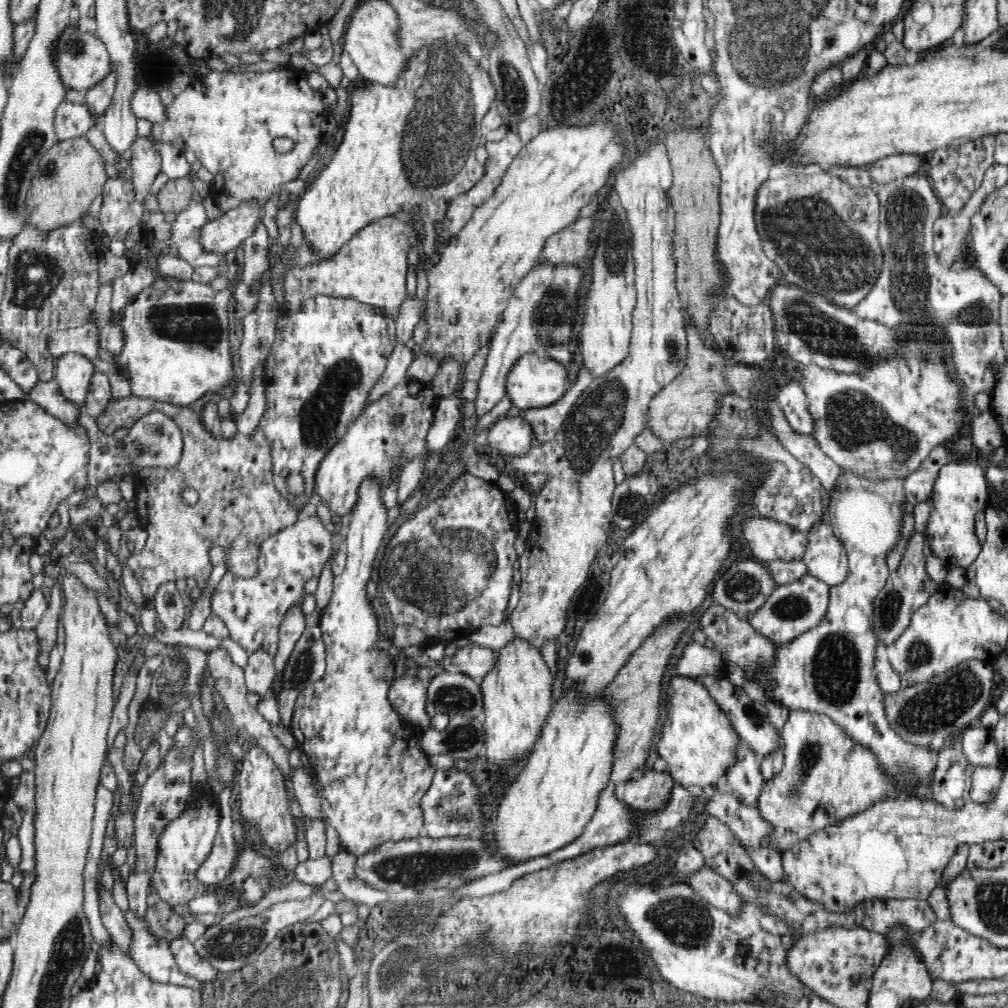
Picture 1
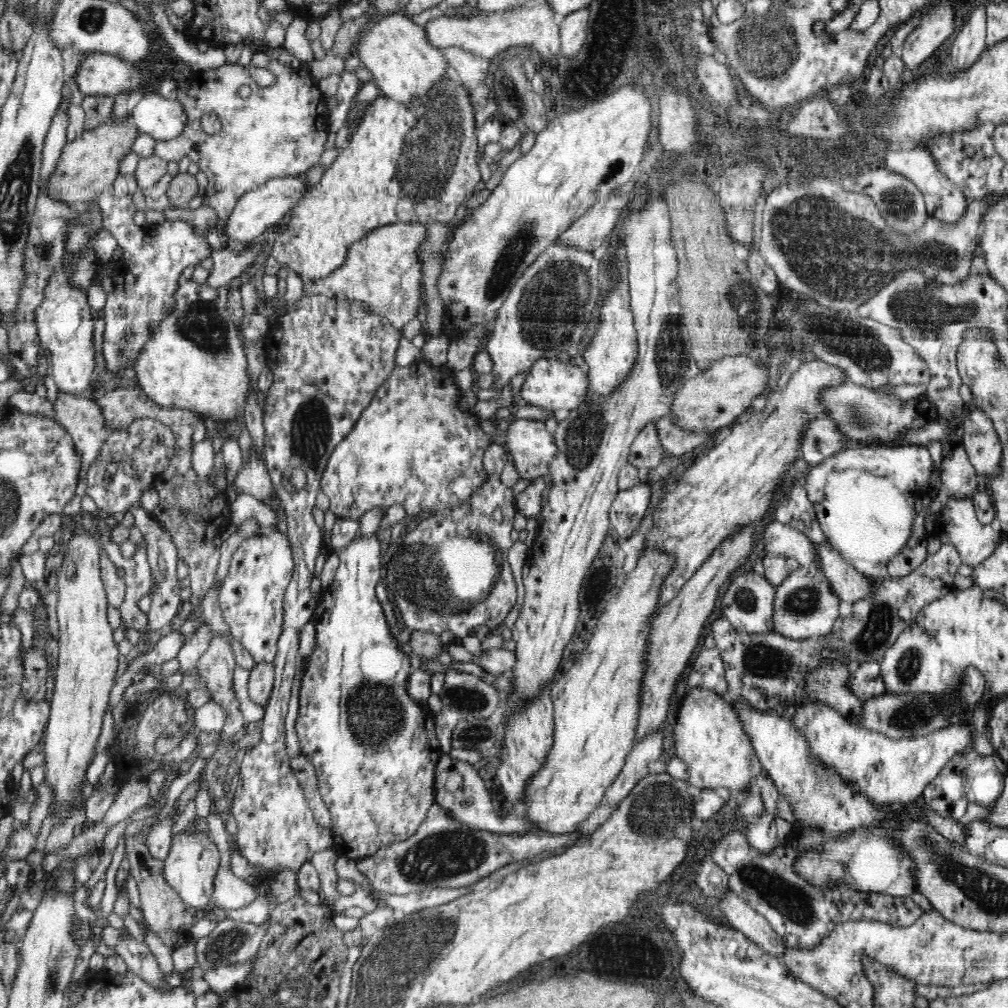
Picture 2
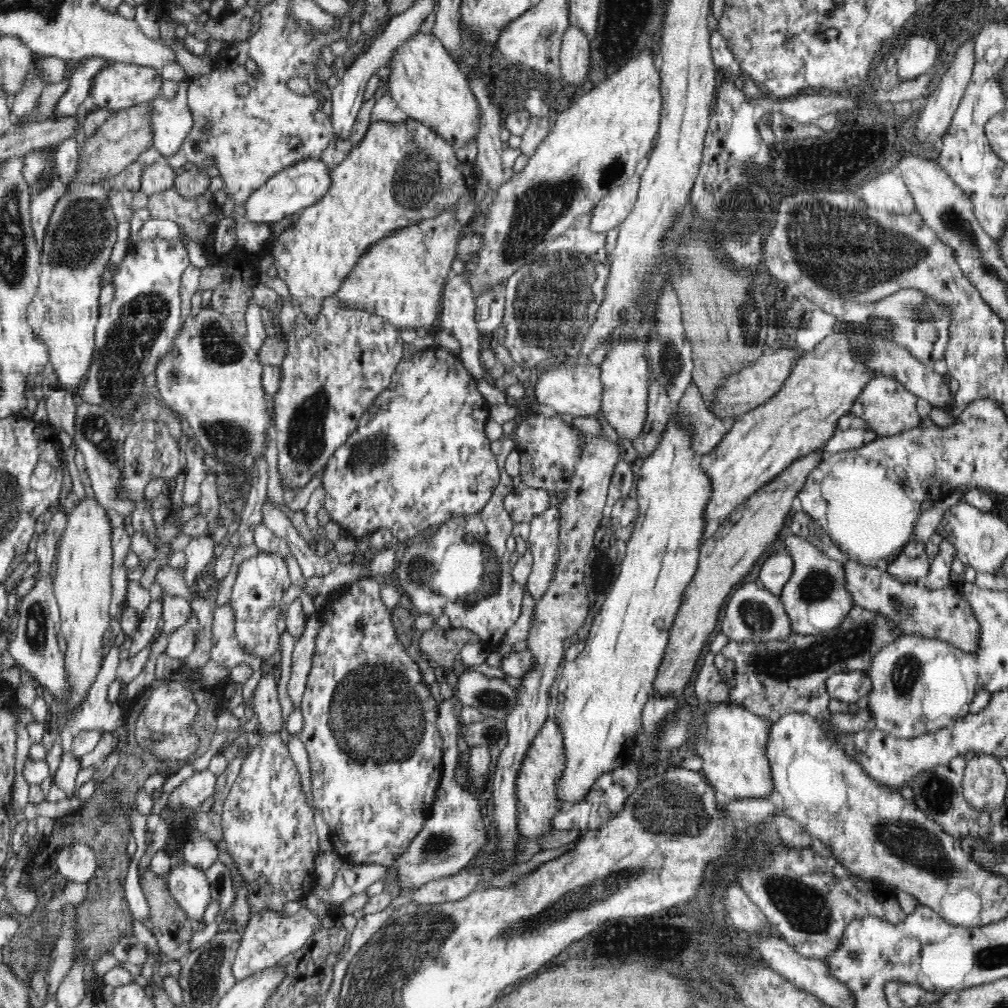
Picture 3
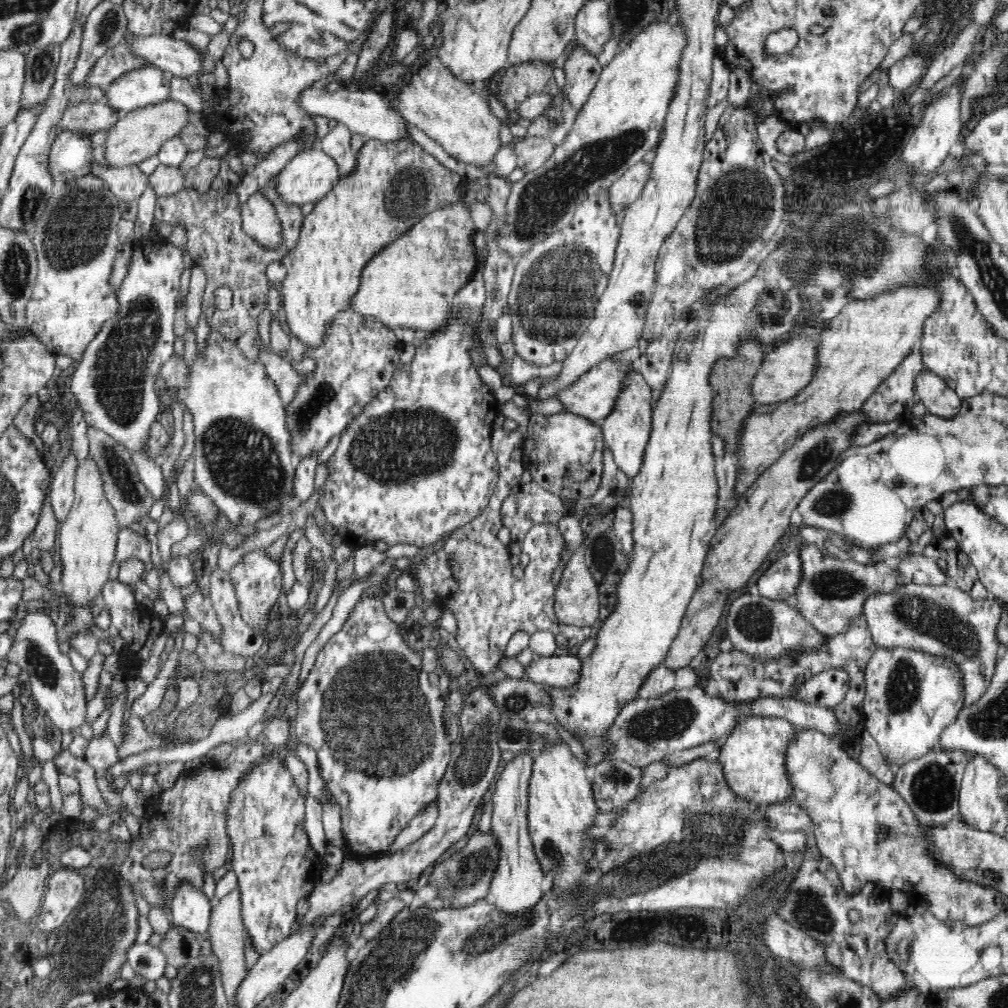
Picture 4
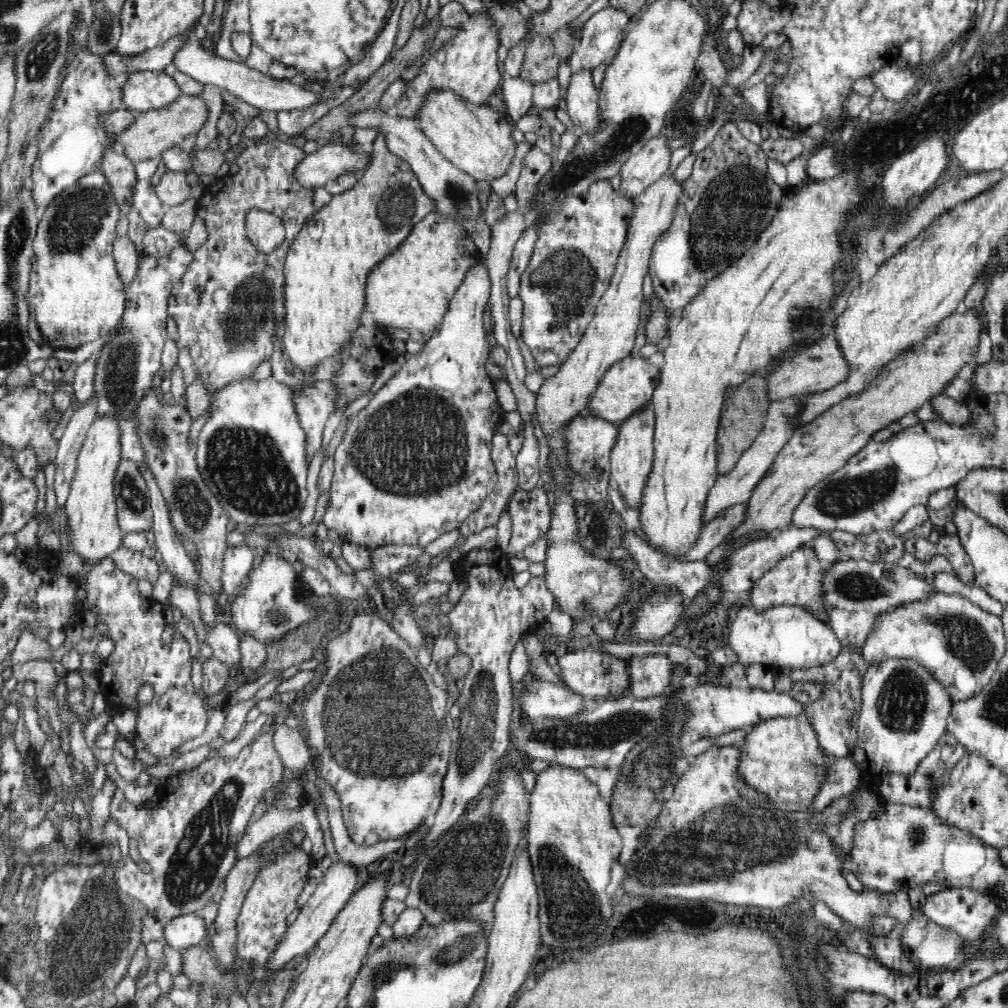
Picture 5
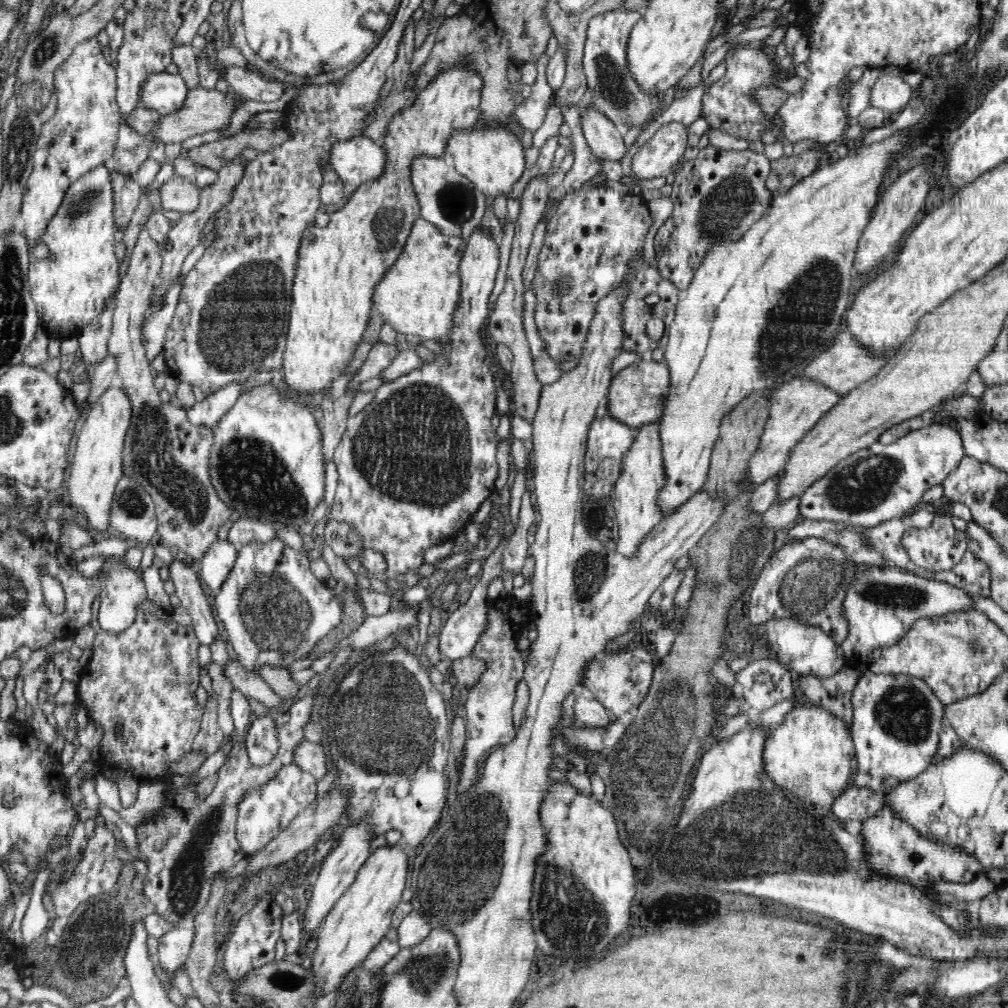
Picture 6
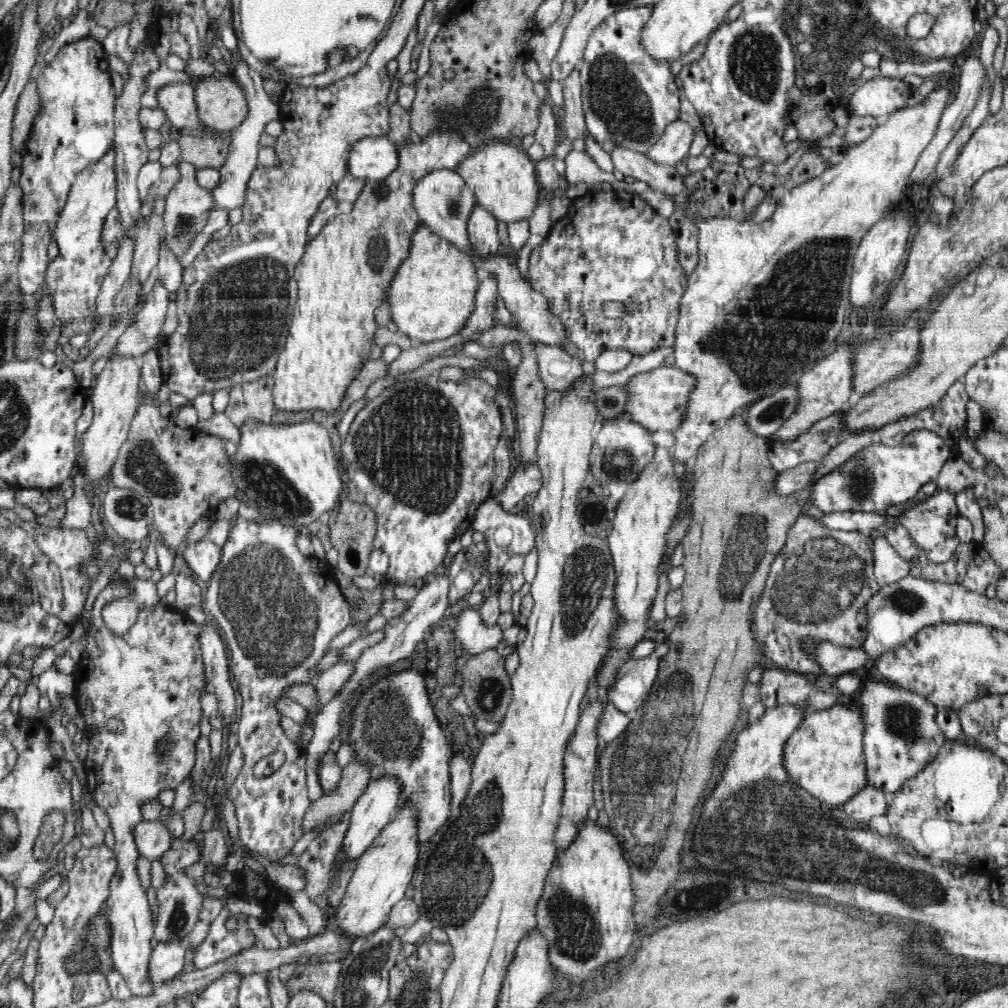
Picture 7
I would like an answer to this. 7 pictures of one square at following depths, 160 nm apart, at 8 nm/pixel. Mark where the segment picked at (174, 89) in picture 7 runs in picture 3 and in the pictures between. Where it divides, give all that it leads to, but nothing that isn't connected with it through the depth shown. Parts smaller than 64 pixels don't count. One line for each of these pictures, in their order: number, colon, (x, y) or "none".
3: (117, 86)
4: (141, 87)
5: (142, 91)
6: (163, 93)

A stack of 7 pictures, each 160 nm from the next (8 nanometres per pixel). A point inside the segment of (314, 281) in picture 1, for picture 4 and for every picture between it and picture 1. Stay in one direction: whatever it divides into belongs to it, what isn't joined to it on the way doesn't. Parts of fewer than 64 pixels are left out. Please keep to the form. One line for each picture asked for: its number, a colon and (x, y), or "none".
2: (383, 268)
3: (401, 278)
4: (412, 283)

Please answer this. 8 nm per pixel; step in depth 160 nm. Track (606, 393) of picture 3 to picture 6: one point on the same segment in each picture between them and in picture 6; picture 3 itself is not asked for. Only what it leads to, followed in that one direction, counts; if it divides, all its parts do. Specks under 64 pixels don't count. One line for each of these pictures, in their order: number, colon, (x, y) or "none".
4: (626, 430)
5: (632, 453)
6: (641, 476)

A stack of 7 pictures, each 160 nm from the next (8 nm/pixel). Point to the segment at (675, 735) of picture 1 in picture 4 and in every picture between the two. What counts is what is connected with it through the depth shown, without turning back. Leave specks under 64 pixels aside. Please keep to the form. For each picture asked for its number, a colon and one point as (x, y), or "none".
2: (709, 738)
3: (735, 765)
4: (752, 762)

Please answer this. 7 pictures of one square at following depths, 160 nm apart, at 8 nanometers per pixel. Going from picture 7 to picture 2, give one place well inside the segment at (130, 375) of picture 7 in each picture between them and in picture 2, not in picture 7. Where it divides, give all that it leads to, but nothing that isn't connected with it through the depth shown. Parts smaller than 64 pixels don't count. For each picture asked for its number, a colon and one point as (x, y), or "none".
2: (88, 656)
3: (82, 586)
4: (88, 538)
5: (92, 513)
6: (97, 468)

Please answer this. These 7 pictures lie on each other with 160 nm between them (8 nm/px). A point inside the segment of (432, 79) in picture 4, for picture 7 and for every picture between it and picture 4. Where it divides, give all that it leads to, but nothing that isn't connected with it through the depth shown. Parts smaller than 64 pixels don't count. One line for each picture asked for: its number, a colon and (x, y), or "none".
5: (478, 140)
6: (494, 160)
7: (503, 177)

